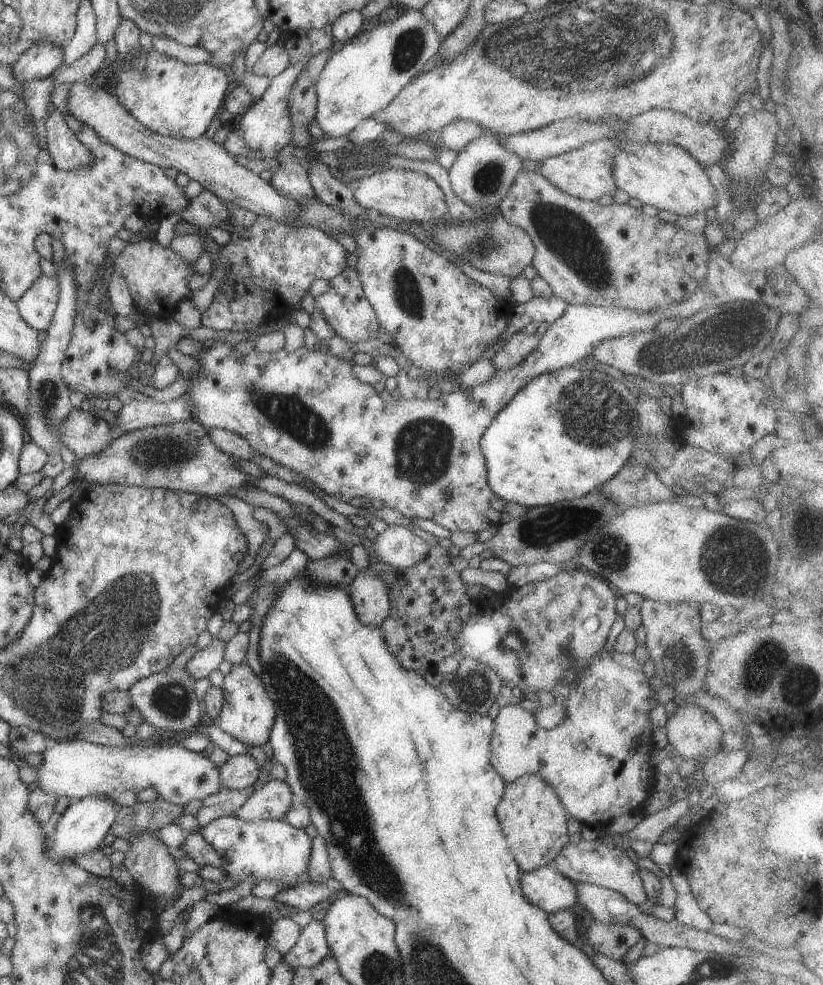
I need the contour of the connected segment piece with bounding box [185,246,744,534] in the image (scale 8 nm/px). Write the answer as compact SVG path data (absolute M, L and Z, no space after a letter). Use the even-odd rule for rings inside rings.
M718 246L716 249L709 251L708 257L708 272L706 272L705 279L702 283L697 286L697 289L682 302L669 307L662 307L661 309L656 309L652 312L644 311L632 311L629 308L624 307L595 307L586 305L568 305L565 311L562 313L560 318L557 318L550 326L539 340L537 347L526 356L520 364L513 366L509 369L498 369L486 382L479 384L478 386L467 388L466 390L460 389L456 392L443 392L439 396L433 399L412 399L407 401L406 399L400 399L400 401L384 401L378 395L379 392L374 389L374 386L369 383L363 383L356 375L354 375L354 362L352 359L341 359L339 356L333 355L329 349L329 345L323 345L317 349L308 349L307 347L300 347L294 352L287 352L284 349L273 353L261 353L252 352L249 355L239 356L236 351L232 349L230 344L221 341L211 341L204 342L206 349L202 349L201 353L194 357L198 361L199 371L196 375L189 377L190 384L189 390L187 391L187 396L189 397L189 407L193 410L194 420L197 420L200 424L203 424L209 429L226 429L230 432L235 432L240 436L245 437L245 439L257 450L258 454L262 456L268 456L272 458L276 464L281 464L282 466L287 466L292 470L295 470L298 474L301 474L304 479L310 479L316 487L320 490L326 492L330 496L335 496L338 500L342 502L349 502L350 499L354 497L366 497L371 500L384 500L385 506L390 508L395 508L397 512L403 514L408 518L424 518L424 520L433 520L436 524L440 524L442 528L448 528L448 530L455 531L461 530L464 532L482 532L490 526L499 526L502 524L500 521L500 513L506 501L503 498L497 496L497 494L490 488L487 481L487 466L485 461L485 456L483 455L480 439L484 434L484 431L492 421L494 417L500 412L509 402L512 397L523 387L526 386L533 378L536 378L542 373L547 373L548 371L555 371L559 368L565 367L566 365L574 365L578 361L582 361L586 356L591 356L592 349L595 347L596 343L601 340L608 340L609 338L619 337L622 335L627 335L631 332L638 331L654 331L660 326L662 320L668 318L674 318L676 320L686 320L692 318L696 313L703 311L704 309L709 309L710 307L715 307L716 305L722 305L729 302L740 302L737 300L738 290L744 290L743 275L735 268L735 266L729 261L729 259L724 258L724 256L719 252ZM268 426L276 428L280 437L274 444L269 445L262 439L262 429Z

